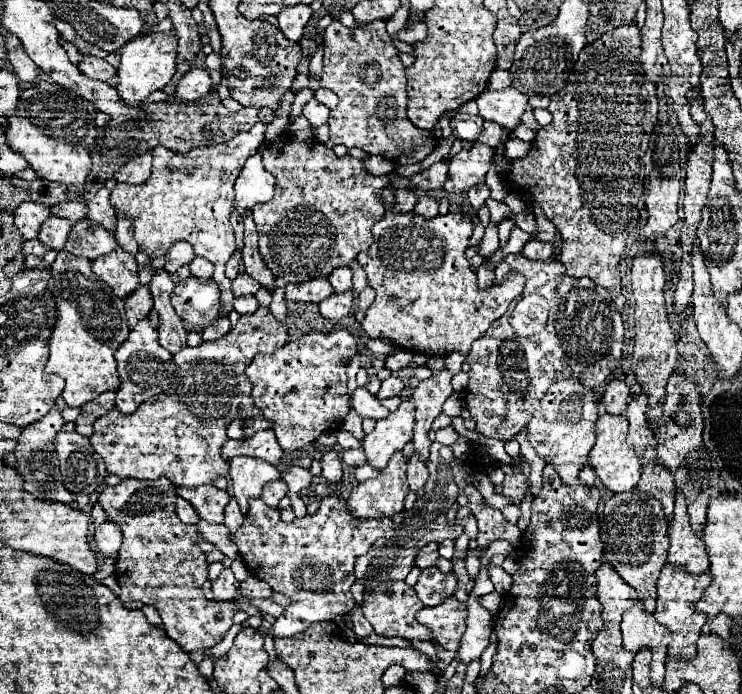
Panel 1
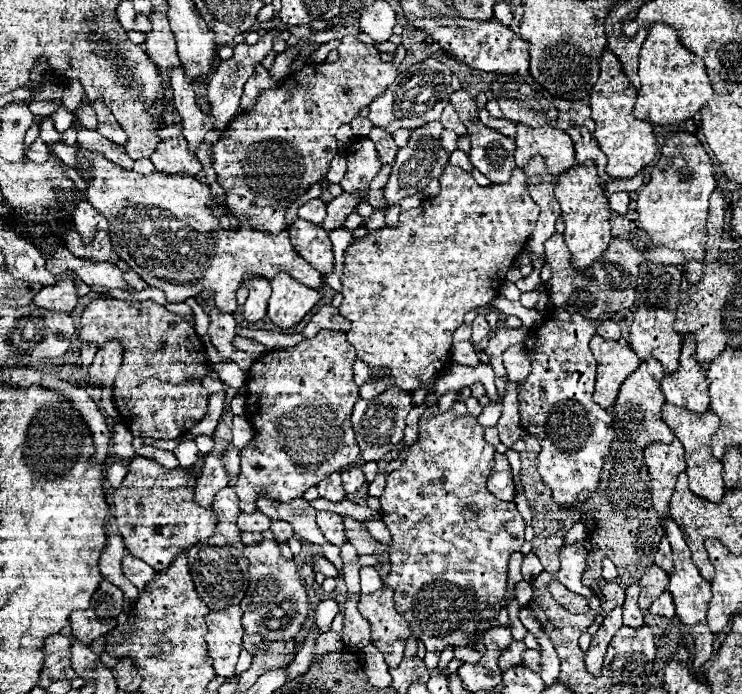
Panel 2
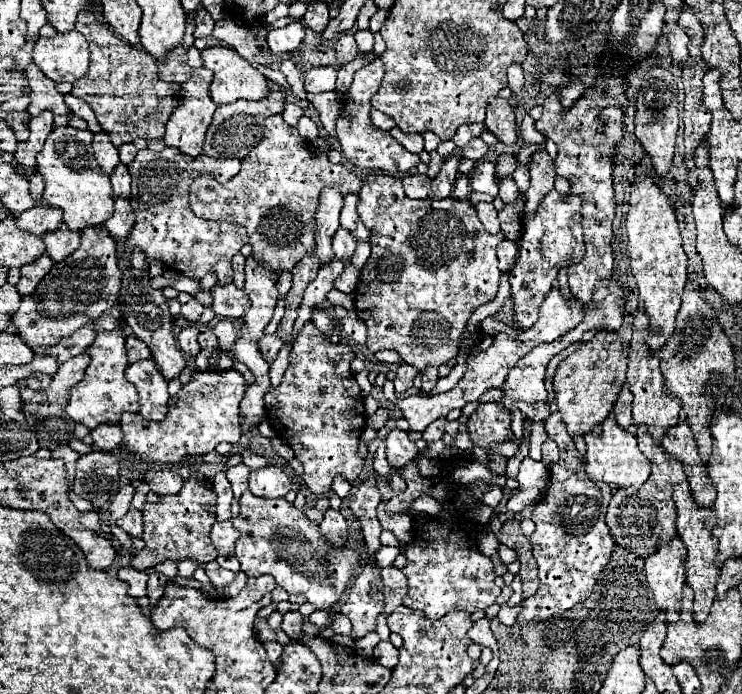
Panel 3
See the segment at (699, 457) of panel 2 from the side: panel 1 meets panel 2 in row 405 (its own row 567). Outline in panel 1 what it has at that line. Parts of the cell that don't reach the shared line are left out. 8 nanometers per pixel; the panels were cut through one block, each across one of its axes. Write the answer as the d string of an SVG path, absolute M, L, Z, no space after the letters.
M664 566L662 574L658 578L658 598L656 598L656 612L654 618L668 626L672 632L672 642L668 644L668 656L670 658L682 658L690 660L696 654L696 642L700 638L700 630L704 622L708 620L706 614L696 612L694 606L702 598L704 590L710 586L710 574L688 574L684 570L674 570L672 566Z

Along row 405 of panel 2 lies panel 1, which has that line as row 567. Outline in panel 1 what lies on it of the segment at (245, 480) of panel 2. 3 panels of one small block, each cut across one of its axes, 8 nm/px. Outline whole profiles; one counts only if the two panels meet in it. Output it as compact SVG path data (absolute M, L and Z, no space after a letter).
M326 496L314 516L304 516L290 524L284 524L278 518L278 510L270 510L262 500L250 502L250 518L234 532L232 540L248 572L268 582L274 592L292 600L268 634L292 638L304 632L312 622L332 620L338 614L350 612L356 606L350 594L356 558L366 554L374 542L386 544L394 528L398 526L390 518L358 522L346 512L346 502L338 496Z

